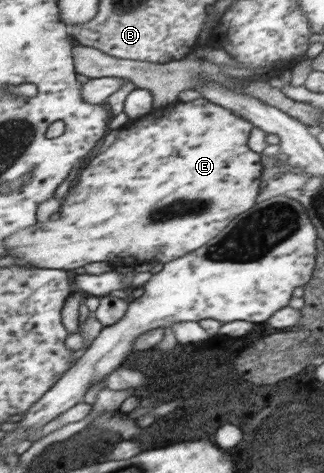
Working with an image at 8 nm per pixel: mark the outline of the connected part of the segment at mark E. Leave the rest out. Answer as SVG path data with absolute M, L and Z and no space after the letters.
M197 99L186 103L177 102L172 106L154 108L154 112L150 113L150 120L144 126L142 126L142 120L138 119L128 123L120 130L116 141L108 147L106 152L102 152L102 154L98 154L93 160L90 160L88 166L83 167L82 174L78 174L76 188L70 190L70 194L66 196L66 200L64 200L64 204L62 204L58 216L56 216L58 220L54 220L62 226L62 242L60 242L60 246L56 246L56 252L44 252L42 268L74 270L92 262L110 262L110 252L112 252L112 264L116 266L129 266L150 262L150 260L166 263L194 252L201 247L203 248L211 238L220 234L233 218L247 212L256 205L256 197L263 188L263 181L260 179L262 178L263 166L261 165L261 154L250 150L247 145L250 132L254 128L254 125L248 120L244 120L241 116L234 114L223 106L209 103L205 99Z

